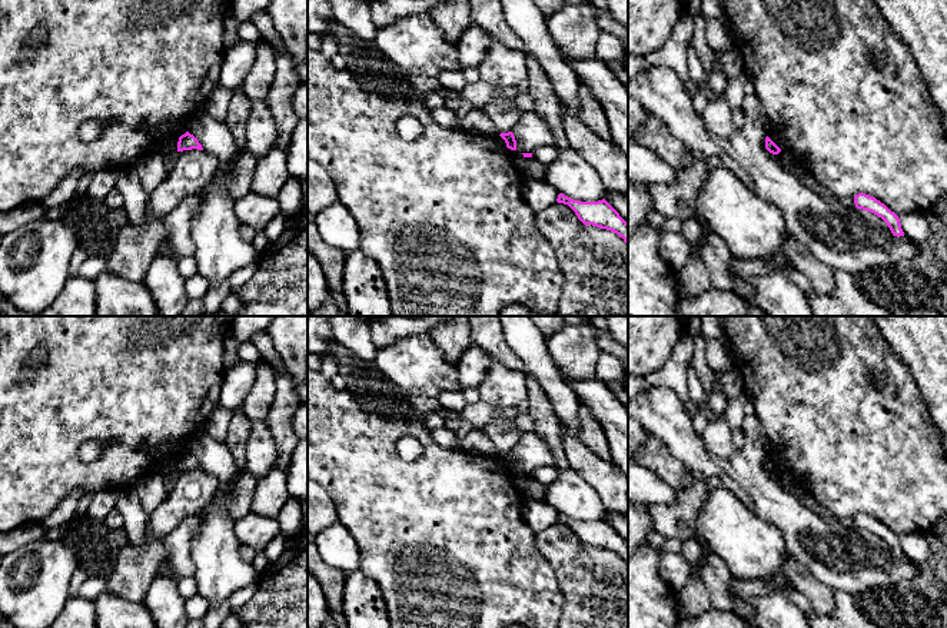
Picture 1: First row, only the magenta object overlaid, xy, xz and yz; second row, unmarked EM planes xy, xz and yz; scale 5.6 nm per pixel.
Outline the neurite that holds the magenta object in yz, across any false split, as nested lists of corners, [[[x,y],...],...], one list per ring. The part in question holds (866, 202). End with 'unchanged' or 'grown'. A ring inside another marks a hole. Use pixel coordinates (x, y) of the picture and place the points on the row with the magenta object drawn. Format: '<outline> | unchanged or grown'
[[[858,193],[854,196],[854,203],[857,209],[871,212],[881,217],[894,236],[904,236],[898,216],[875,197],[865,193]]] | unchanged

